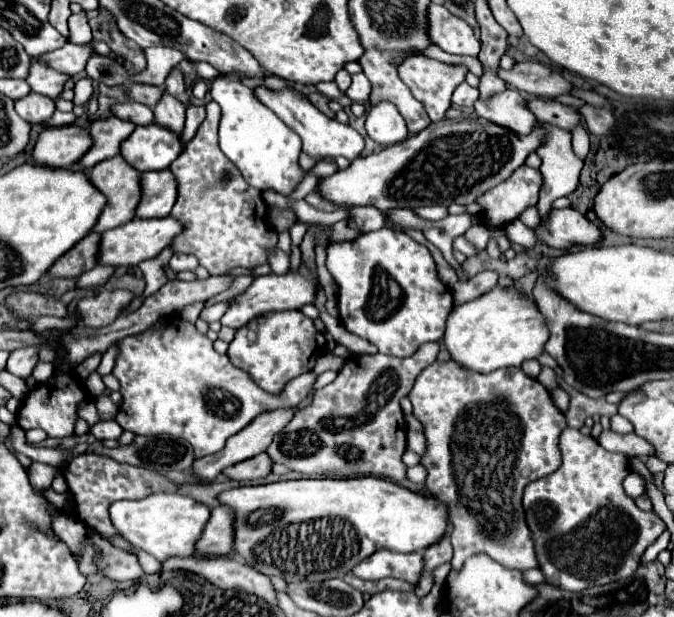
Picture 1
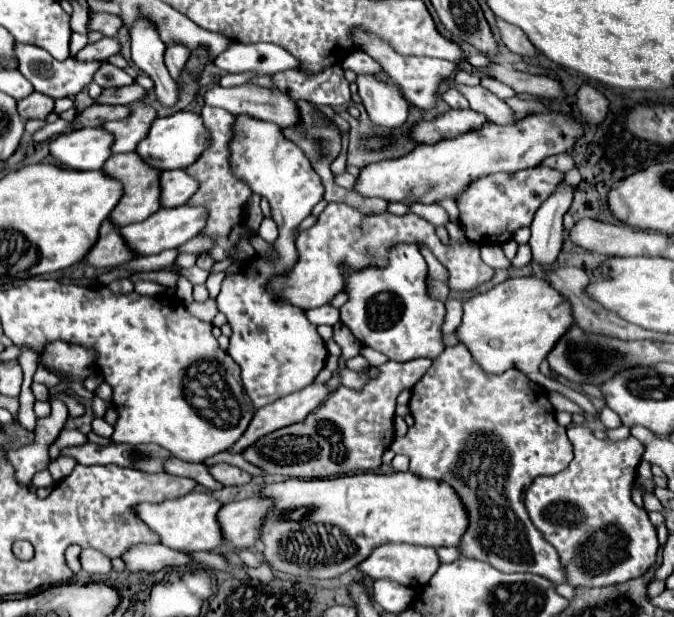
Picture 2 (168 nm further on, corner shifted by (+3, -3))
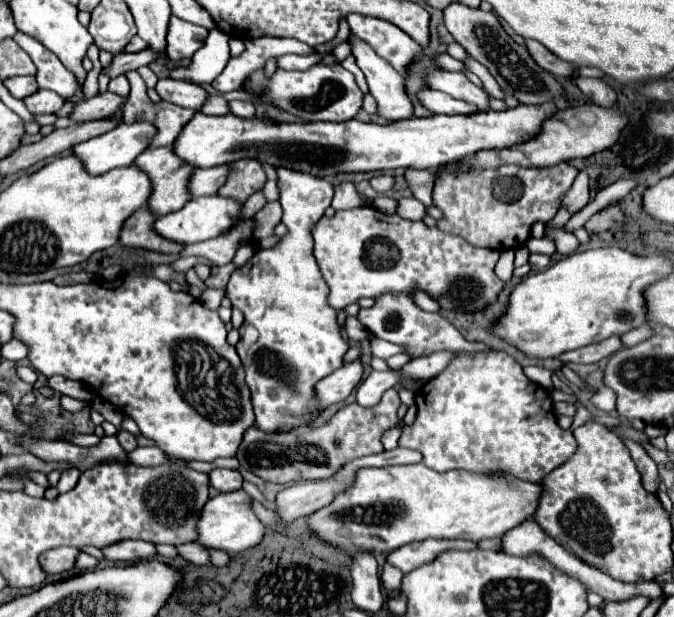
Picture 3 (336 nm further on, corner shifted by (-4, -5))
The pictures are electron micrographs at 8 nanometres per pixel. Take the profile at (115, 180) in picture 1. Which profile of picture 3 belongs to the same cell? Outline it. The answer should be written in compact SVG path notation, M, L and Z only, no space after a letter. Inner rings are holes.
M171 146L147 148L133 164L151 180L151 196L147 200L147 210L151 210L151 214L165 216L185 206L189 200L187 184L193 166L179 160Z

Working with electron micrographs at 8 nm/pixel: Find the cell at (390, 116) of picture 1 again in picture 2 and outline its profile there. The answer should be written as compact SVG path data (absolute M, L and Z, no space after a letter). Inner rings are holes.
M360 74L358 94L370 120L382 128L400 128L408 118L408 100L396 84L386 84L376 74Z

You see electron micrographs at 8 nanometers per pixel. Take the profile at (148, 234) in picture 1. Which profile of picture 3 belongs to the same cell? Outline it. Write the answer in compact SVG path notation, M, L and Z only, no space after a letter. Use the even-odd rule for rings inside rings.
M217 194L215 196L201 196L201 198L189 200L177 212L171 212L171 214L157 218L155 224L153 224L153 230L159 236L163 236L171 242L195 244L195 242L203 242L203 240L209 240L209 238L217 238L223 230L231 228L239 218L239 210L241 210L241 204L237 204L231 198L223 198L223 196L217 196ZM189 236L193 236L193 238L189 238Z

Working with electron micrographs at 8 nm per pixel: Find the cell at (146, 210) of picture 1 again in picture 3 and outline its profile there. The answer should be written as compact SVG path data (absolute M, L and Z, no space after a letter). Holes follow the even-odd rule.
M215 166L215 168L207 168L207 170L193 170L191 178L189 178L189 194L191 198L197 196L211 196L219 190L219 186L225 182L229 168L227 166Z

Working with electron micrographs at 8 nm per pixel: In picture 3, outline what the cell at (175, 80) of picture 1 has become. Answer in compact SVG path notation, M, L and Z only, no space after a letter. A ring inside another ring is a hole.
M177 16L169 22L169 34L167 34L167 56L171 60L183 60L191 58L195 50L203 46L207 38L207 30L201 26L195 26L191 22L185 22Z

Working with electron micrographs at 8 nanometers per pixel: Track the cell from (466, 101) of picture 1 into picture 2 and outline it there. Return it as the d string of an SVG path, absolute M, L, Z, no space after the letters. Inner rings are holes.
M448 88L444 94L442 94L442 100L450 106L450 108L468 108L468 100L464 100L464 96L460 96L460 92L456 92L454 88Z

